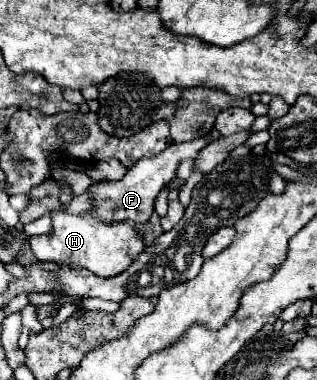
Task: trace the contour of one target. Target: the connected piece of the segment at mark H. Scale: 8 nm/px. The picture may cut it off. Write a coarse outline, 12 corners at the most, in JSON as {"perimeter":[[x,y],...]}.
{"perimeter":[[53,211],[39,261],[113,277],[145,243],[133,225]]}

